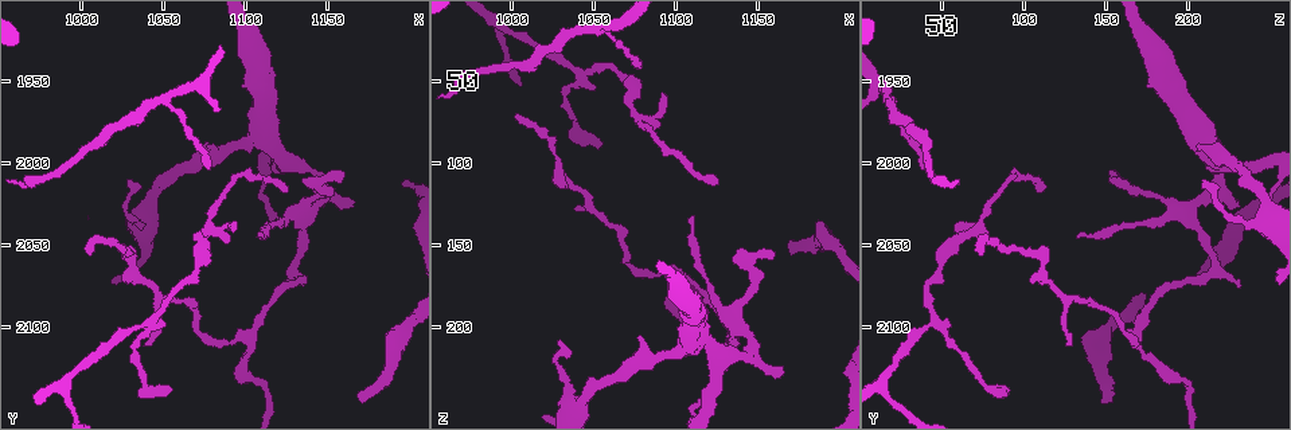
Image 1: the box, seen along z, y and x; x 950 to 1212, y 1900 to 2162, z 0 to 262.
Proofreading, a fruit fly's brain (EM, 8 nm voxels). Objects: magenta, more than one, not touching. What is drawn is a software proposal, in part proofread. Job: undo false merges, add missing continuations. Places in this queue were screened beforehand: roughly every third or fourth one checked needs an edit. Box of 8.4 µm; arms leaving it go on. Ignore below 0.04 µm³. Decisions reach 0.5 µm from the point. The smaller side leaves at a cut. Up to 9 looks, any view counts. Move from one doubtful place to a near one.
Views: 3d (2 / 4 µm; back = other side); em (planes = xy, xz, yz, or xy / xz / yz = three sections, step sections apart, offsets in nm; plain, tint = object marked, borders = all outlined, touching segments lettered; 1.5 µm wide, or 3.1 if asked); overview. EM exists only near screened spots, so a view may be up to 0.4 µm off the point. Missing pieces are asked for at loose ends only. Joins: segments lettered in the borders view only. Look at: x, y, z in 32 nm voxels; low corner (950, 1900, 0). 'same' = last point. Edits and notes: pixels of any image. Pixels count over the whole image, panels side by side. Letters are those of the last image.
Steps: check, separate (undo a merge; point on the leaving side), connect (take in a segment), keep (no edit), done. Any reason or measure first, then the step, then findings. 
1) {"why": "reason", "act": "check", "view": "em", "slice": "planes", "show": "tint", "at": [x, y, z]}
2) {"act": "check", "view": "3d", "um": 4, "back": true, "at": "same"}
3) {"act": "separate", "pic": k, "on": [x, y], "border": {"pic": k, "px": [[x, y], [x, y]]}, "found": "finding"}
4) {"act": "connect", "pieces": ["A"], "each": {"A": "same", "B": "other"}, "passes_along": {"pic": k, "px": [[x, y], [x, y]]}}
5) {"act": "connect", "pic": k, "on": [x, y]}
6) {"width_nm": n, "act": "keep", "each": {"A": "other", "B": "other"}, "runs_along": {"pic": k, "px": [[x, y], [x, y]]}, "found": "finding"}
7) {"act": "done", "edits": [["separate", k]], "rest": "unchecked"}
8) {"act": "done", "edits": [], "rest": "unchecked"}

{"why": "tapers out", "act": "check", "view": "3d", "um": 4, "at": [1002, 2056, 74]}

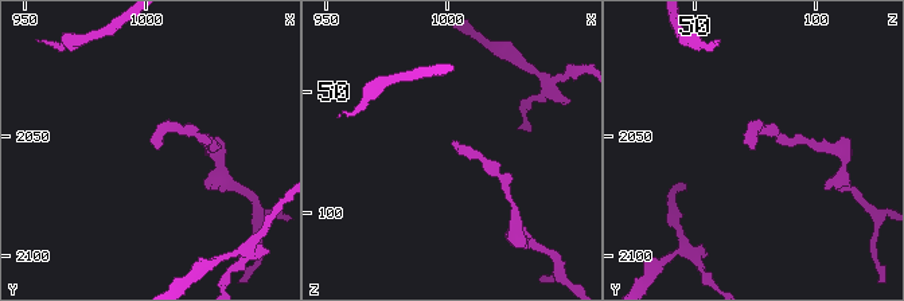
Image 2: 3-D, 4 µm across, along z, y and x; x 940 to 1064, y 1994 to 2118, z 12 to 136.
{"why": "need the tissue", "act": "check", "view": "em", "slice": "xz", "step": 8, "show": "borders", "at": [1003, 2055, 73]}

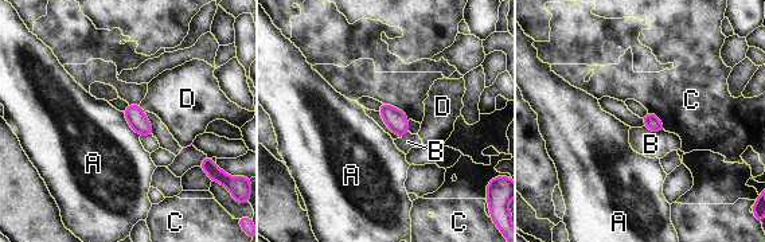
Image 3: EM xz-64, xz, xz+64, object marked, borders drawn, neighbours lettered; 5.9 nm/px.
{"act": "check", "view": "em", "slice": "planes", "show": "borders", "at": "same"}

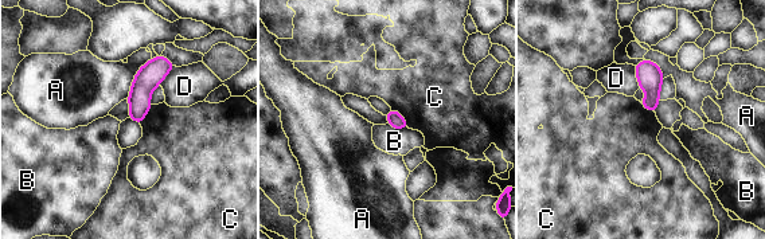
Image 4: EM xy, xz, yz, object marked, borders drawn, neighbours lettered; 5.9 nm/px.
{"width_nm": 90, "act": "keep", "each": {"A": "other", "B": "other", "C": "other", "D": "other"}, "border": {"pic": 4, "px": [[387, 122], [393, 128], [408, 129]]}, "found": "no lettered segment goes on from it"}

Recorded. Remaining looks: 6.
{"why": "an open end", "act": "check", "view": "em", "slice": "planes", "show": "borders", "at": [1110, 2044, 134]}

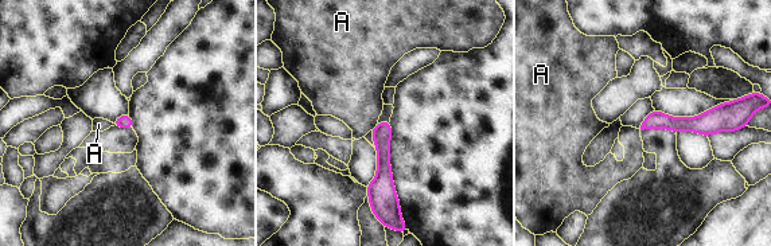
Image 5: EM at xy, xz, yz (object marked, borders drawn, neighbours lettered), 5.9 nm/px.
{"longest_contact_nm": ["A", 50], "act": "keep", "each": {"A": "other"}, "found": "no lettered segment goes on from it"}

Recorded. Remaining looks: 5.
{"act": "check", "view": "em", "slice": "planes", "show": "tint", "at": [1104, 2104, 166]}

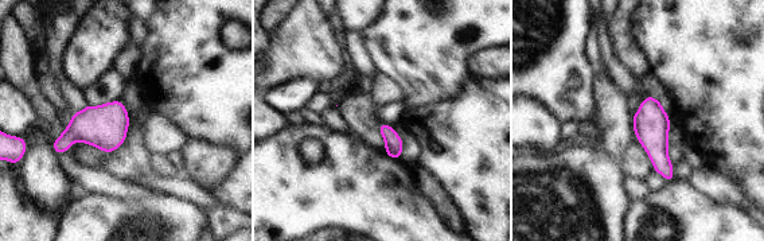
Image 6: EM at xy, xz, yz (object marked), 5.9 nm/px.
{"act": "check", "view": "em", "slice": "planes", "show": "borders", "at": "same"}

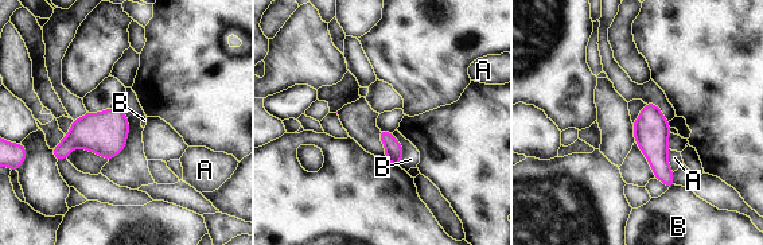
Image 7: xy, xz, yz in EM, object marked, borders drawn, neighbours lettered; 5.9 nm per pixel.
{"act": "keep", "each": {"A": "other", "B": "other"}, "border": {"pic": 7, "px": [[392, 133], [403, 150], [400, 166]]}, "found": "all the same neuron"}

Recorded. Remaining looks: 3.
{"why": "an open end", "act": "check", "view": "em", "slice": "xz", "step": 4, "show": "plain", "at": [1170, 2146, 148]}

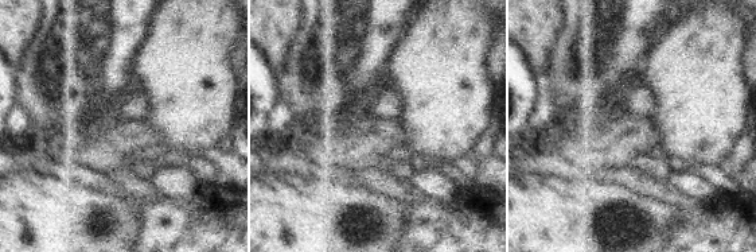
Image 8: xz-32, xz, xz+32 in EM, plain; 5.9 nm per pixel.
{"why": "what lies round it", "act": "check", "view": "em", "slice": "xz", "step": 4, "show": "borders", "at": "same"}

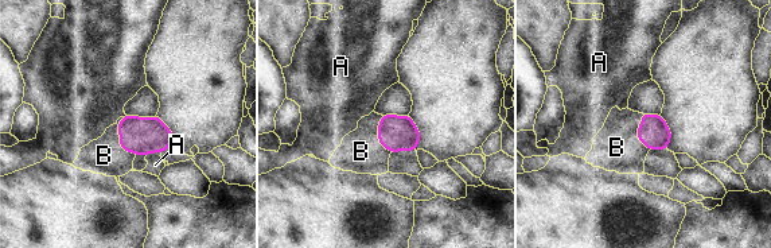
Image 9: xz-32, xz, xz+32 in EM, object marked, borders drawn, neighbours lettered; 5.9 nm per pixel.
{"act": "connect", "pieces": ["B"], "each": {"A": "other", "B": "same"}, "passes_along": {"pic": 9, "px": [[140, 135], [120, 140], [104, 155]]}, "found": "it goes on there"}

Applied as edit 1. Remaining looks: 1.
{"act": "done", "edits": [["connect", 9]], "rest": "unchecked"}

